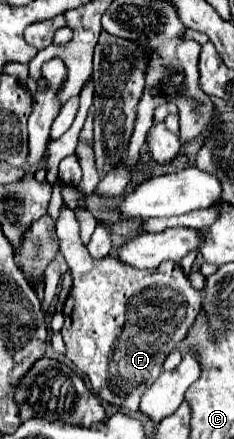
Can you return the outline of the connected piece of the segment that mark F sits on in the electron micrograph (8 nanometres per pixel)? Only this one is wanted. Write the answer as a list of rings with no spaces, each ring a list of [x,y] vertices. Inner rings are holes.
[[[65,209],[61,213],[57,221],[57,237],[61,243],[61,255],[65,257],[73,275],[73,287],[63,305],[65,325],[61,335],[67,345],[65,357],[71,359],[71,363],[89,377],[93,391],[101,399],[111,405],[137,411],[145,389],[157,381],[165,357],[177,349],[179,341],[183,341],[185,333],[189,333],[189,325],[193,325],[197,319],[201,309],[201,293],[189,285],[181,267],[173,261],[165,261],[157,269],[141,271],[129,265],[121,265],[115,255],[107,255],[105,259],[91,259],[87,247],[81,243],[79,223],[73,209]]]

